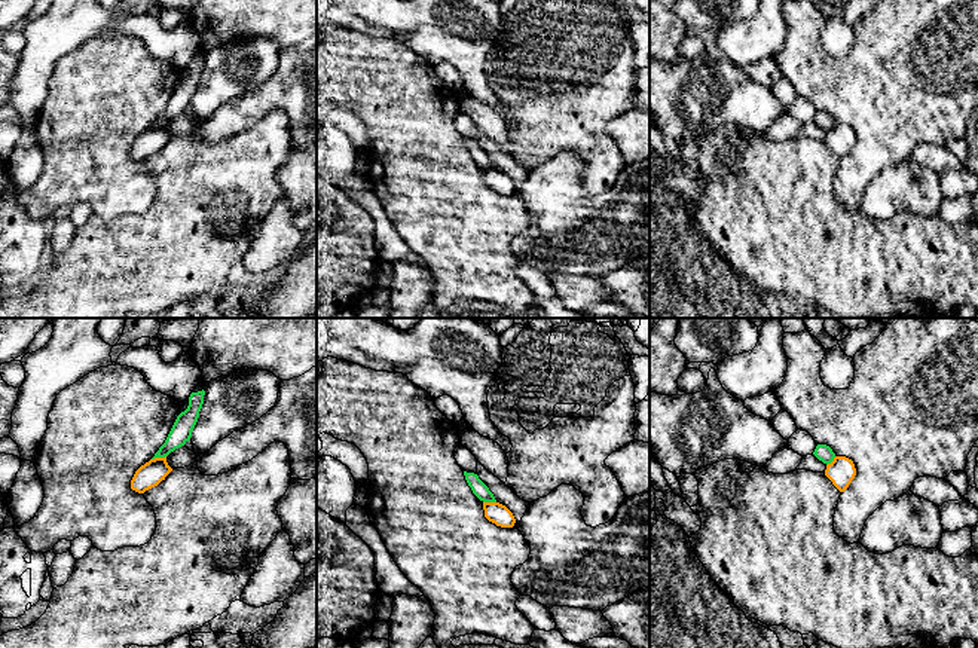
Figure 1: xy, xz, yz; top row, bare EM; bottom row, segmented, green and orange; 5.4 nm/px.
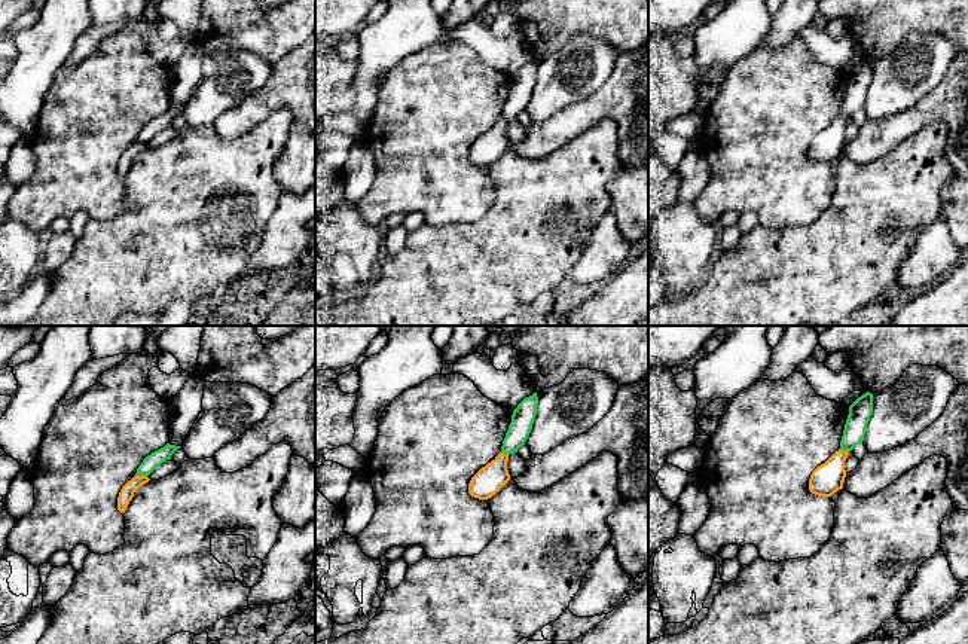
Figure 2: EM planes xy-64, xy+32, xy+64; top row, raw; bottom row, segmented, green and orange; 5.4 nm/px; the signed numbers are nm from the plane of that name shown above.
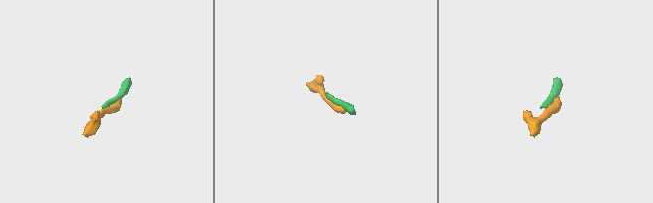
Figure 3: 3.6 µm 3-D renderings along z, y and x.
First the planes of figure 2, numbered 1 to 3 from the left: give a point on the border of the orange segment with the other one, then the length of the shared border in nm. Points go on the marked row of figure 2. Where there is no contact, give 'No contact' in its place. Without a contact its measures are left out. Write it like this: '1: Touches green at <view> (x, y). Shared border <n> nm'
1: Touches green at xy-64 (142, 475). Shared border 60 nm
2: Touches green at xy+32 (504, 452). Shared border 50 nm
3: Touches green at xy+64 (845, 449). Shared border 50 nm

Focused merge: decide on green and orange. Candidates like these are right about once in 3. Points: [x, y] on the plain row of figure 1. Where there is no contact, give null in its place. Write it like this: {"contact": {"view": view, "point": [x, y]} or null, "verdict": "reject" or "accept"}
{"contact": {"view": "xy", "point": [158, 124]}, "verdict": "reject"}

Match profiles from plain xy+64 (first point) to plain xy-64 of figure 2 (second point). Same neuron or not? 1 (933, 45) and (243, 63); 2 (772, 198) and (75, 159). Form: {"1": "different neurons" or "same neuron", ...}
{"1": "same neuron", "2": "same neuron"}

